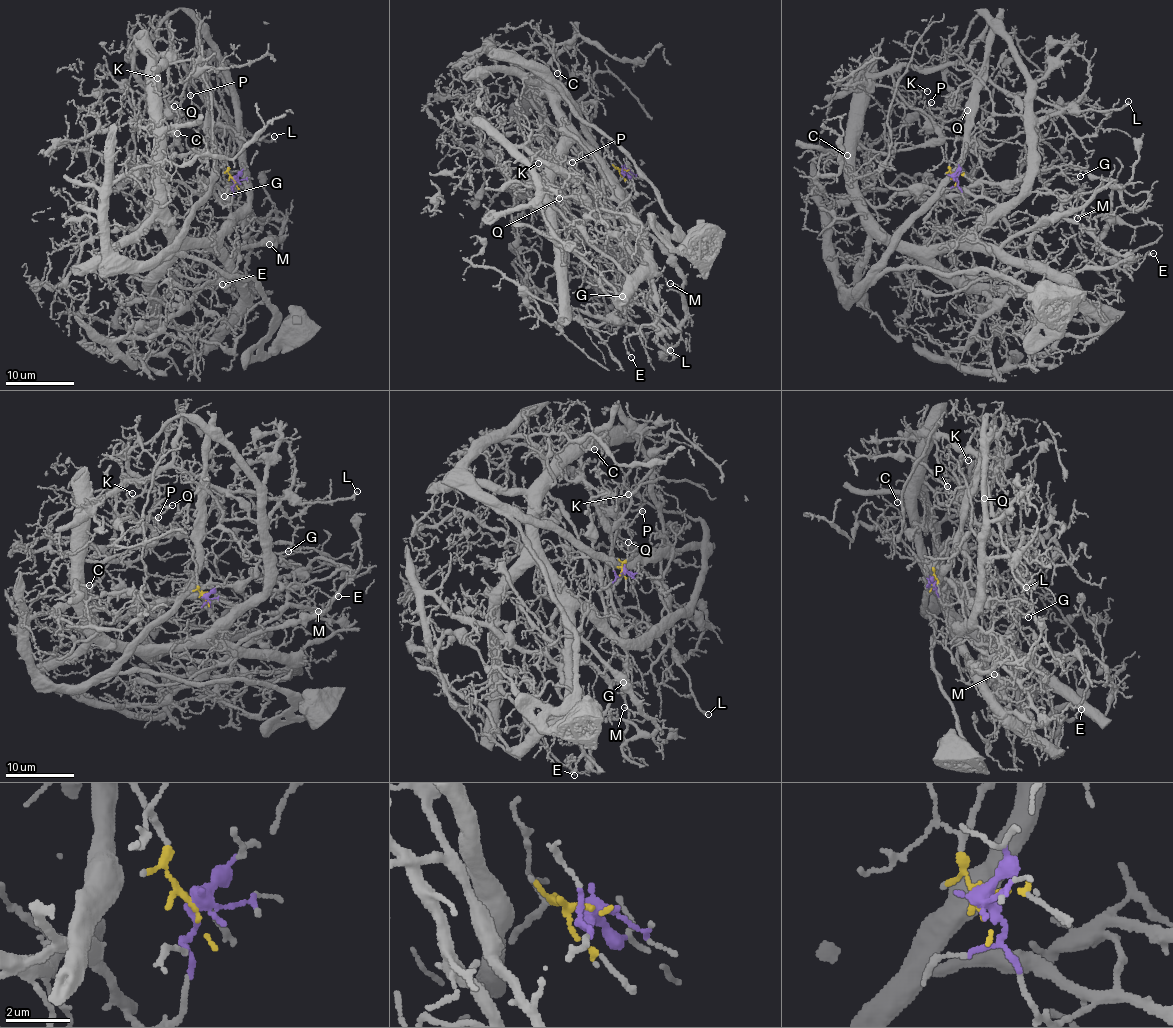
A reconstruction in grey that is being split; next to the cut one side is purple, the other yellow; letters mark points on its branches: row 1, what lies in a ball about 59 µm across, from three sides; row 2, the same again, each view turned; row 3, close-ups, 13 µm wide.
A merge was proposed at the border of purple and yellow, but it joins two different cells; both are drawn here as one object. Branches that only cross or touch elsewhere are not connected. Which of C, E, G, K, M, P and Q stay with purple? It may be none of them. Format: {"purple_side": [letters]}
{"purple_side": ["C", "E", "G", "M"]}

